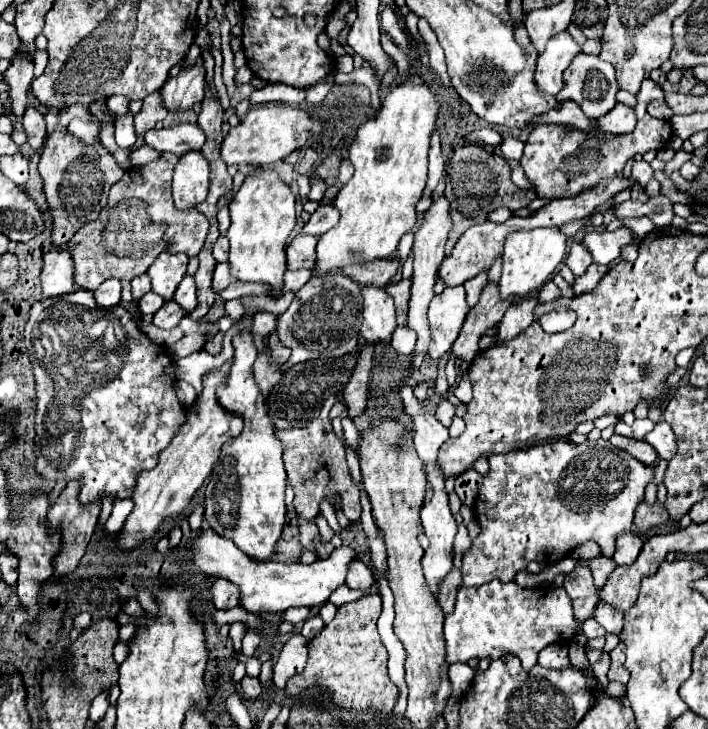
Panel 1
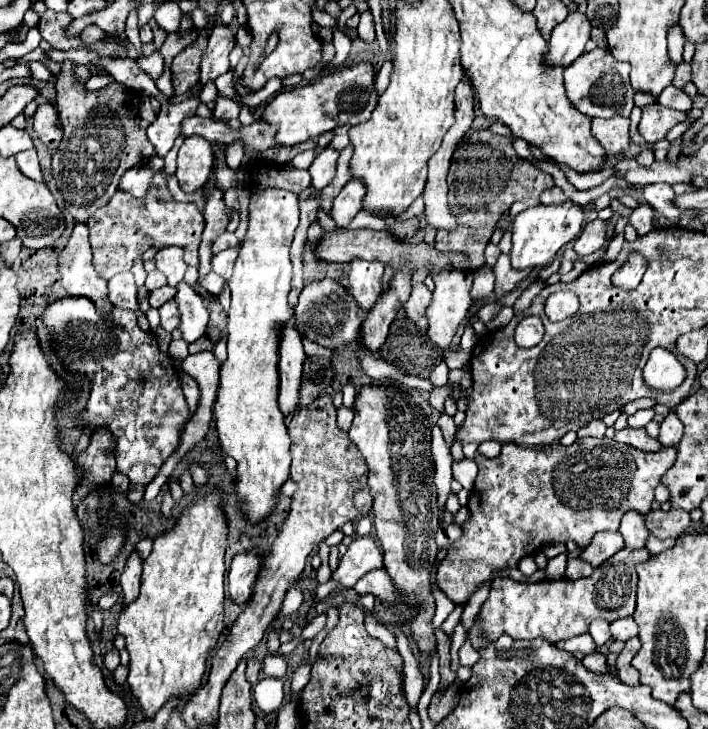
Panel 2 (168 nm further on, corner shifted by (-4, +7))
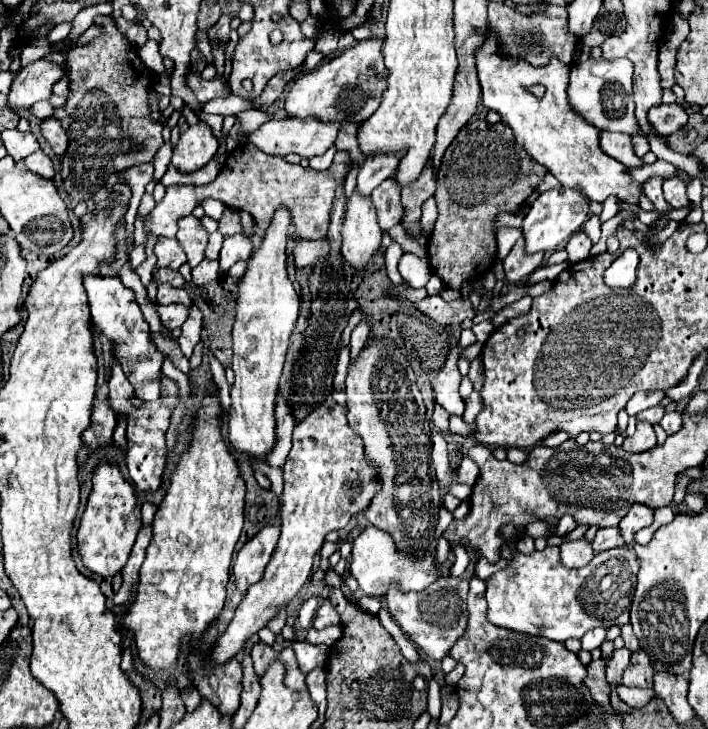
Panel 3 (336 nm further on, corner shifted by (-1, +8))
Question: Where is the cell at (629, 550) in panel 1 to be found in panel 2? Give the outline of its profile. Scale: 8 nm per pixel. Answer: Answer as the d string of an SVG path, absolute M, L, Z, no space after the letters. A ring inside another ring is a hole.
M628 511L622 517L620 533L624 537L626 547L642 549L644 543L646 543L646 537L648 537L648 529L646 529L646 523L644 523L644 515L638 513L638 511Z

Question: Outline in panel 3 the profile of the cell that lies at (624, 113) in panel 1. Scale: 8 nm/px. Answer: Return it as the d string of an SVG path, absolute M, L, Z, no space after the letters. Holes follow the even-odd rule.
M603 130L601 132L601 150L625 166L643 166L643 164L651 164L657 160L655 156L637 158L633 152L633 146L631 146L631 136L621 134L621 132Z

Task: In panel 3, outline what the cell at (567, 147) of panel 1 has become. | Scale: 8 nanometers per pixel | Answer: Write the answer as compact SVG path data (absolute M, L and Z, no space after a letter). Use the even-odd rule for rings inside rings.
M659 104L649 110L649 124L659 136L669 136L687 124L687 112L681 104Z

